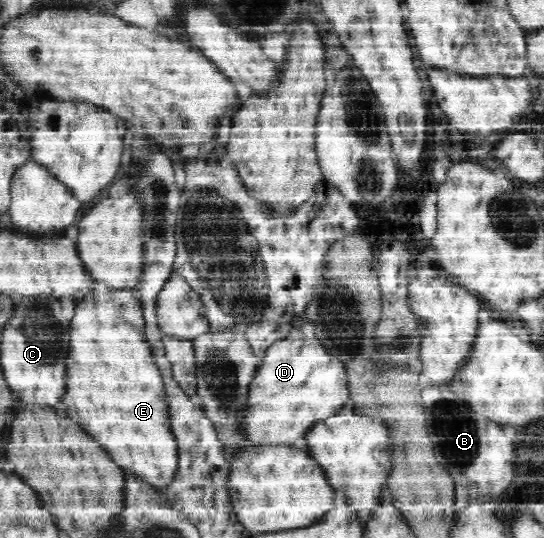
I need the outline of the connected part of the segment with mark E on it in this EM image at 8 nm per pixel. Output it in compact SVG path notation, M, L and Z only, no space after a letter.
M102 284L96 296L88 296L76 308L72 329L68 364L68 396L64 406L70 419L76 420L97 440L128 477L144 481L164 492L175 479L179 467L179 441L172 432L170 405L166 400L163 371L154 360L154 345L147 336L147 321L143 301L135 290L114 290Z

